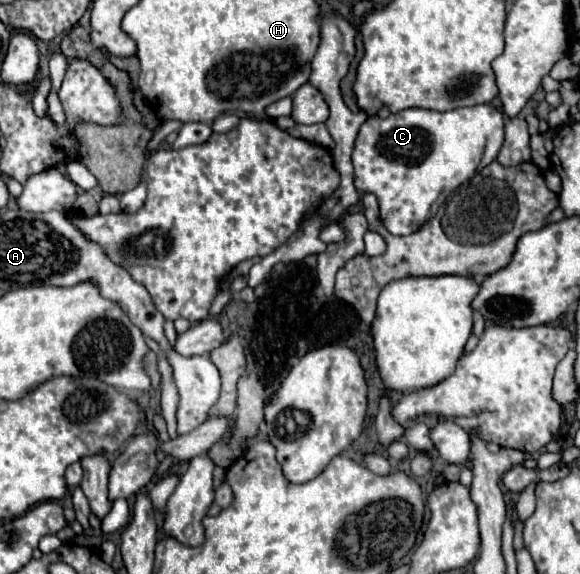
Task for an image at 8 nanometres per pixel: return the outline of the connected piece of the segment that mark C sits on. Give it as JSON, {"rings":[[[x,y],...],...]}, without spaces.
{"rings":[[[490,104],[470,106],[470,108],[456,108],[450,112],[434,112],[424,108],[406,108],[388,118],[372,116],[368,118],[360,134],[356,138],[356,148],[352,154],[354,162],[354,176],[356,188],[360,192],[376,194],[380,202],[380,218],[390,234],[404,236],[416,232],[436,210],[440,204],[450,196],[450,192],[472,178],[478,168],[482,168],[486,160],[486,144],[488,138],[498,138],[498,152],[500,144],[504,142],[504,116]]]}

